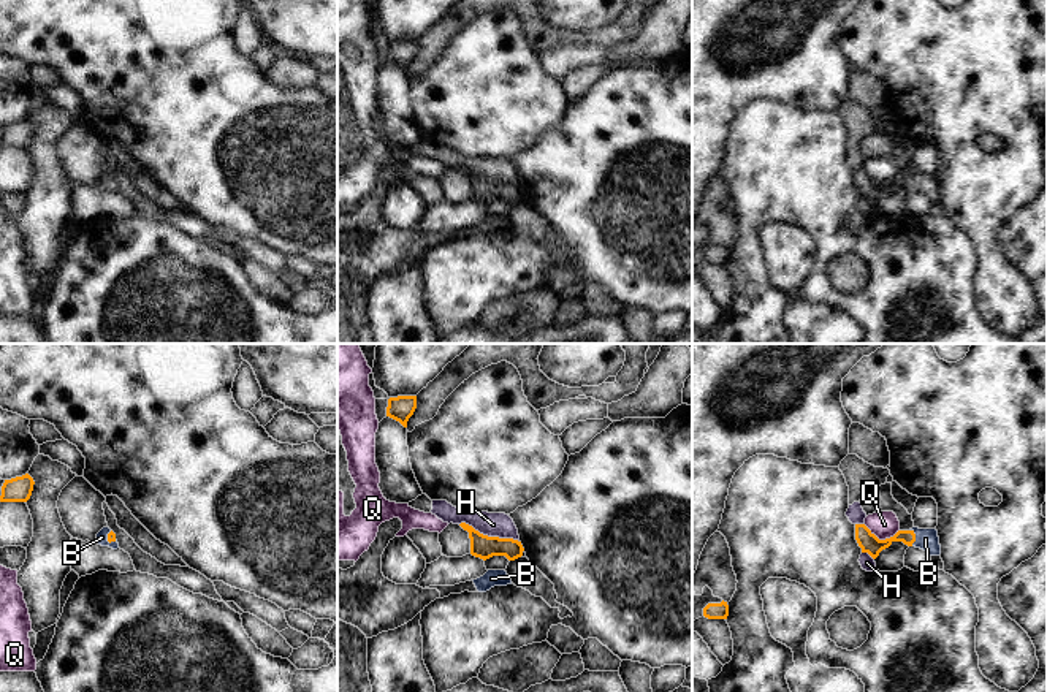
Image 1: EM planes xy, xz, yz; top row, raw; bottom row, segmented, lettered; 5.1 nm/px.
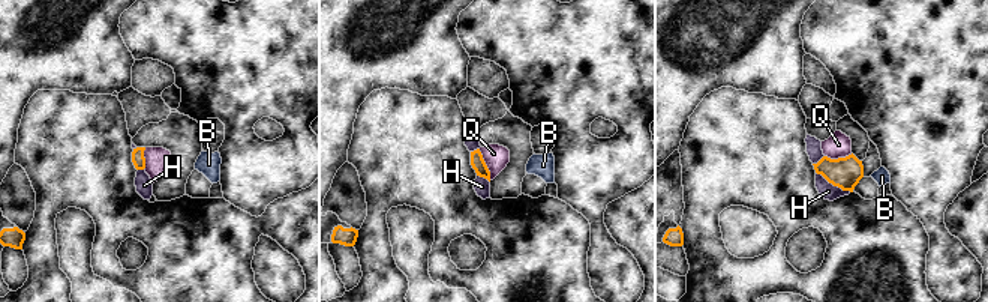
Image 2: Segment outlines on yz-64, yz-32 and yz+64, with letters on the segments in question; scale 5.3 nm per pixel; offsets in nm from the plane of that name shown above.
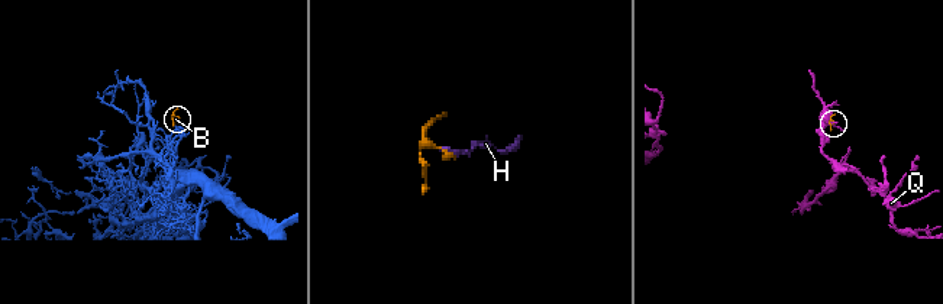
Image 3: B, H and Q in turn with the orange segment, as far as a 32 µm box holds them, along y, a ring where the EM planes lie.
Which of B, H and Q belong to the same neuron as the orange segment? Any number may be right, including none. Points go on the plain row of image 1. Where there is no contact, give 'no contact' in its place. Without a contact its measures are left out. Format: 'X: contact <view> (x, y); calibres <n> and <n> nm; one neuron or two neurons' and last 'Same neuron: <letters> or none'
B: contact yz (914, 182); calibres 100 and 110 nm; one neuron
H: contact xz (490, 182); calibres 120 and 130 nm; two neurons
Q: contact yz (881, 186); calibres 100 and 140 nm; two neurons
Same neuron: B

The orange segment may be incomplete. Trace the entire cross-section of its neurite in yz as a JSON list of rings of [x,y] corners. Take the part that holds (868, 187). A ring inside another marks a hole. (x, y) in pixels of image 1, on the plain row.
[[[855,169],[855,185],[862,193],[862,198],[868,198],[873,204],[879,198],[889,193],[893,187],[903,187],[908,192],[916,192],[927,196],[930,201],[941,200],[941,190],[936,174],[919,174],[898,176],[893,182],[879,185],[865,169]]]

